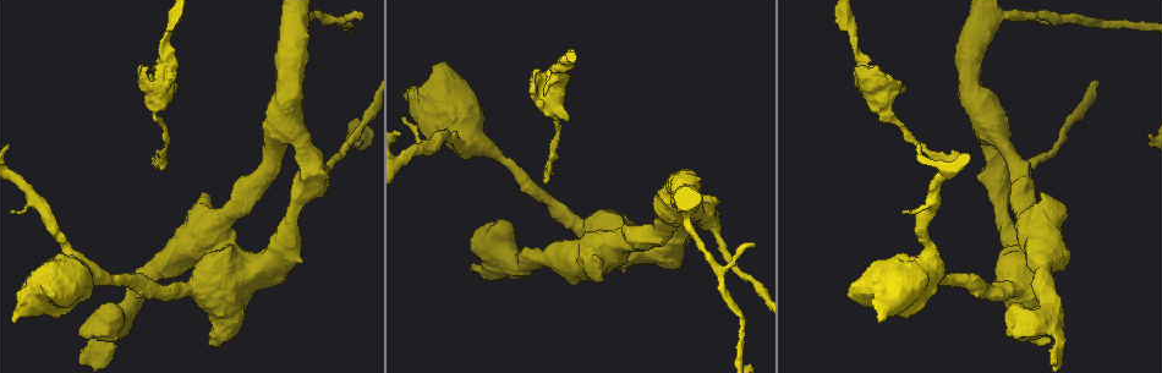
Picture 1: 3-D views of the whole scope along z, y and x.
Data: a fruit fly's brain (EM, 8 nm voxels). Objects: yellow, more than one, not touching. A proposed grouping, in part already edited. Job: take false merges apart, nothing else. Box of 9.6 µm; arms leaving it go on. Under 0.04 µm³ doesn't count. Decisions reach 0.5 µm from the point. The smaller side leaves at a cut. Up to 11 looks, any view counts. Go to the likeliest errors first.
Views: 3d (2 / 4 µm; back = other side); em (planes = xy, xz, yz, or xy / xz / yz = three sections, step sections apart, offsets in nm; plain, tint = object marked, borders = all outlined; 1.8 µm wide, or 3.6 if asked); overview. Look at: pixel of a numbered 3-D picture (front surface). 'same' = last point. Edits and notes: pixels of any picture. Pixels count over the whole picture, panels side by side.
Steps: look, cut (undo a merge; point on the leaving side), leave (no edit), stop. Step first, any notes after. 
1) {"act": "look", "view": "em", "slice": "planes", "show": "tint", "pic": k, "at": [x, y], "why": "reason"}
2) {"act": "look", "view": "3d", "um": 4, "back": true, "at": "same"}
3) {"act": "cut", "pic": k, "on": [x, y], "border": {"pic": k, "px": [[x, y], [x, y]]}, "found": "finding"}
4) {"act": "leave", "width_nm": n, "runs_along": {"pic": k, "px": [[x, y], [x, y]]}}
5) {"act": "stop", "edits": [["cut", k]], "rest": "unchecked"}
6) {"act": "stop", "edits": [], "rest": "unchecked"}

{"act": "look", "view": "3d", "um": 4, "pic": 1, "at": [603, 253], "why": "thick turns thin"}

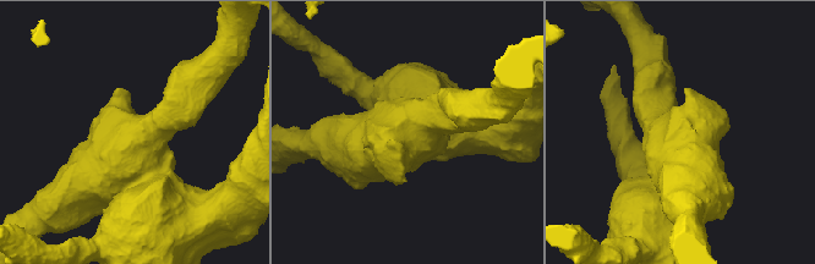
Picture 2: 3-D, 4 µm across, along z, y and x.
{"act": "look", "view": "em", "um": 3.6, "slice": "xy", "step": 16, "show": "tint", "pic": 2, "at": [132, 153]}

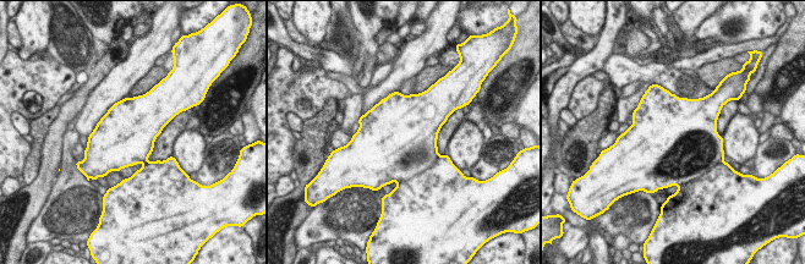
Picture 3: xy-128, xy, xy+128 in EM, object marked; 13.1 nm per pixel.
{"act": "look", "view": "em", "um": 3.6, "slice": "planes", "show": "tint", "at": "same"}

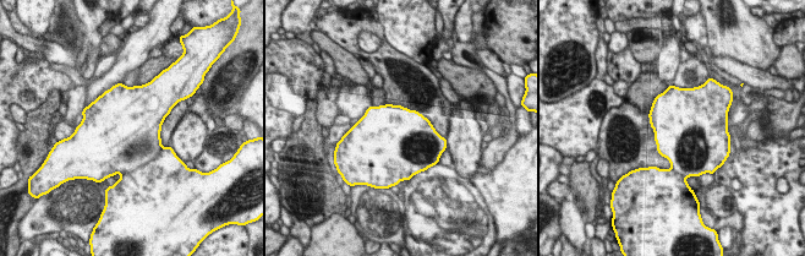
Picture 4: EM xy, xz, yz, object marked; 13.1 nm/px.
{"act": "leave", "width_nm": 850, "found": "one neuron here"}

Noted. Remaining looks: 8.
{"act": "look", "view": "em", "um": 3.6, "slice": "planes", "show": "tint", "pic": 1, "at": [688, 215], "why": "sharp bend"}

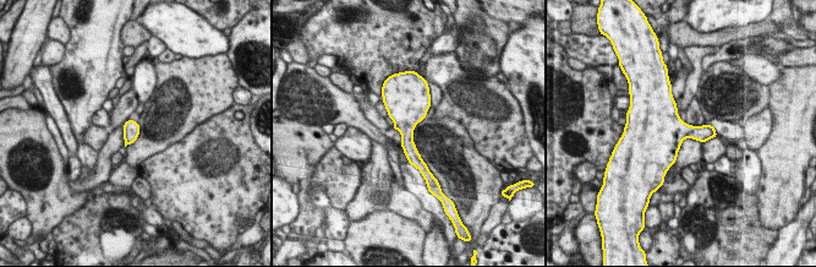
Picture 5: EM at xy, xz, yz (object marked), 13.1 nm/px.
{"act": "leave", "found": "all the same neuron"}

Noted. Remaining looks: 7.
{"act": "look", "view": "em", "um": 3.6, "slice": "planes", "show": "plain", "pic": 1, "at": [558, 85], "why": "branch point"}

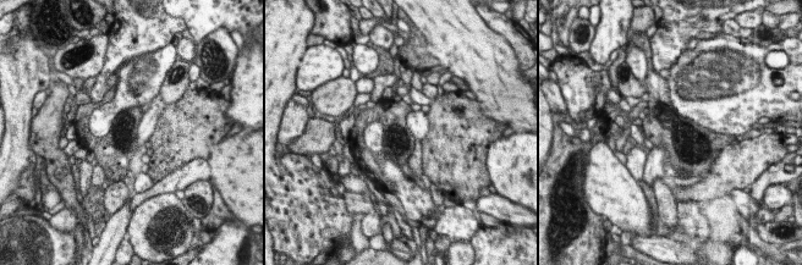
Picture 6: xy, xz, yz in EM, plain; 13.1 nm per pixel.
{"act": "look", "view": "em", "um": 3.6, "slice": "planes", "show": "tint", "at": "same", "why": "with the object marked"}

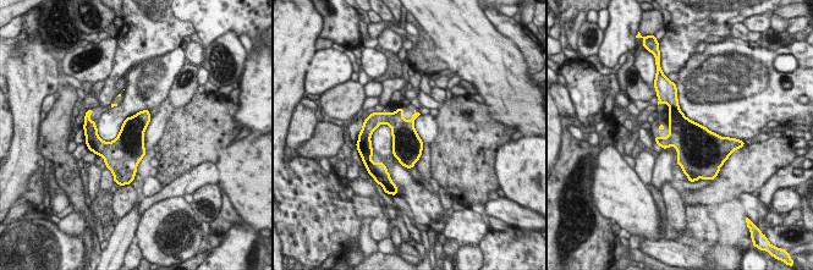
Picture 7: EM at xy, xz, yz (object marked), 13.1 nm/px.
{"act": "leave", "found": "continuous, no second neuron"}

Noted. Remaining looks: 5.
{"act": "look", "view": "3d", "um": 4, "pic": 1, "at": [502, 271], "why": "sharp bend"}

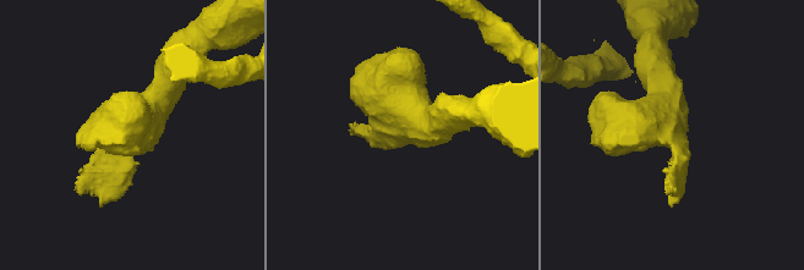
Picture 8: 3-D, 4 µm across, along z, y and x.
{"act": "look", "view": "em", "um": 3.6, "slice": "planes", "show": "tint", "pic": 8, "at": [675, 137]}

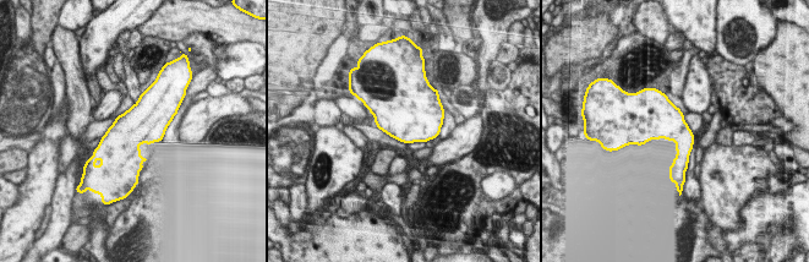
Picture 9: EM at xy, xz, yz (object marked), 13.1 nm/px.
{"act": "leave", "found": "one neuron here"}

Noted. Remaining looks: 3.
{"act": "stop", "edits": [], "rest": "unchecked"}

